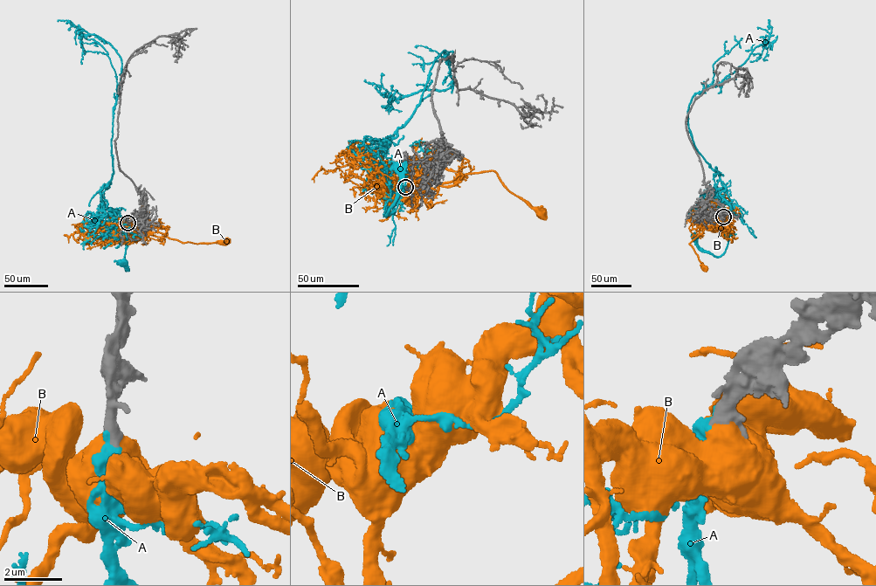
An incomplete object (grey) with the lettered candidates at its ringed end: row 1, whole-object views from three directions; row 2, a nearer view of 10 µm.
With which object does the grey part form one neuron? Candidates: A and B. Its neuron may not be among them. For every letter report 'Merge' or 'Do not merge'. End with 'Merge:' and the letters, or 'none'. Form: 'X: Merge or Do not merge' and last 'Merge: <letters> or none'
A: Merge
B: Do not merge
Merge: A

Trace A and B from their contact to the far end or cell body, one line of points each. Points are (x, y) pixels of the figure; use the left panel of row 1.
A: (127, 223), (124, 265), (126, 270), (122, 262)
B: (127, 223), (162, 225), (166, 236), (182, 243), (226, 241)

